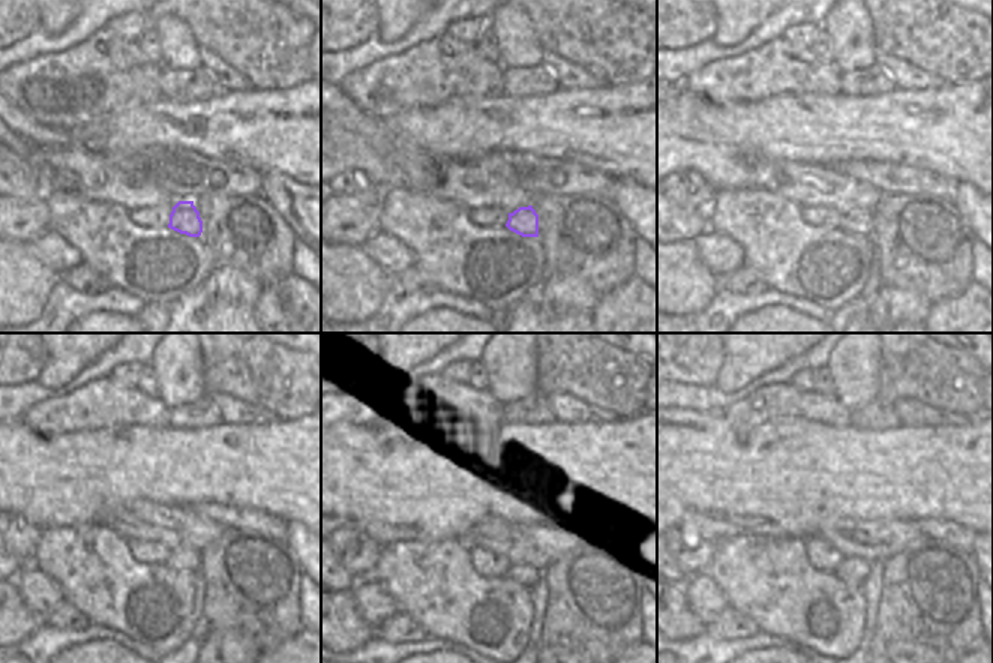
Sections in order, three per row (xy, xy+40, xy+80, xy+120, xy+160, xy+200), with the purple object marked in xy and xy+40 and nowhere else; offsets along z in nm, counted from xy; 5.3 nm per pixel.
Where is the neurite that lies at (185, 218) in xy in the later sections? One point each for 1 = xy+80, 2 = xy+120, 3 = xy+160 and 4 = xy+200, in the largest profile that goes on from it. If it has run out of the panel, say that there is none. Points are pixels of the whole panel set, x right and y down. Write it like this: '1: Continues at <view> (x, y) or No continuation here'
1: Continues at xy+80 (861, 222)
2: Continues at xy+120 (183, 560)
3: Continues at xy+160 (525, 575)
4: Continues at xy+200 (854, 572).

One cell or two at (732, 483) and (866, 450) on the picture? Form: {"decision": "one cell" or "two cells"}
{"decision": "one cell"}

